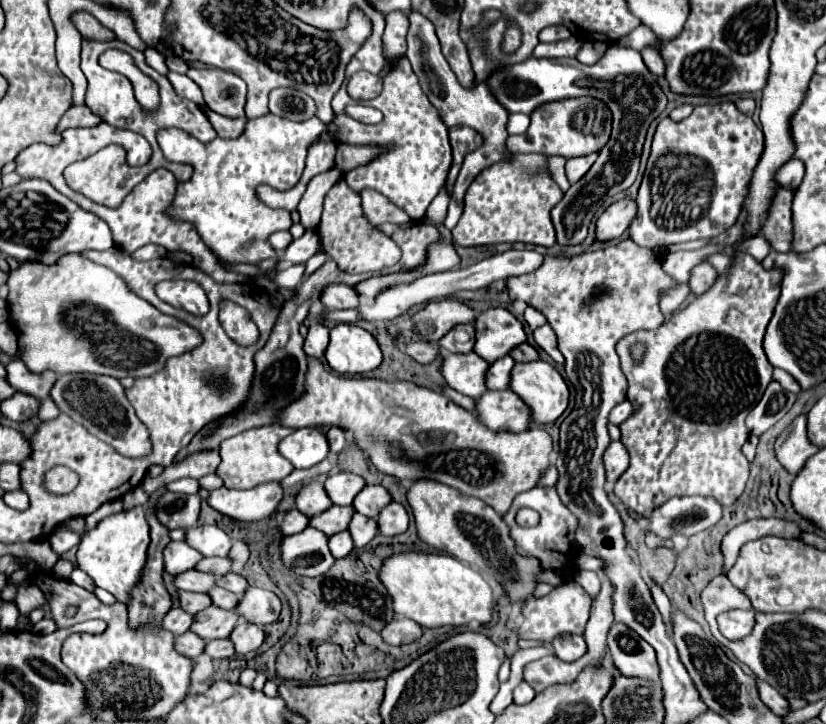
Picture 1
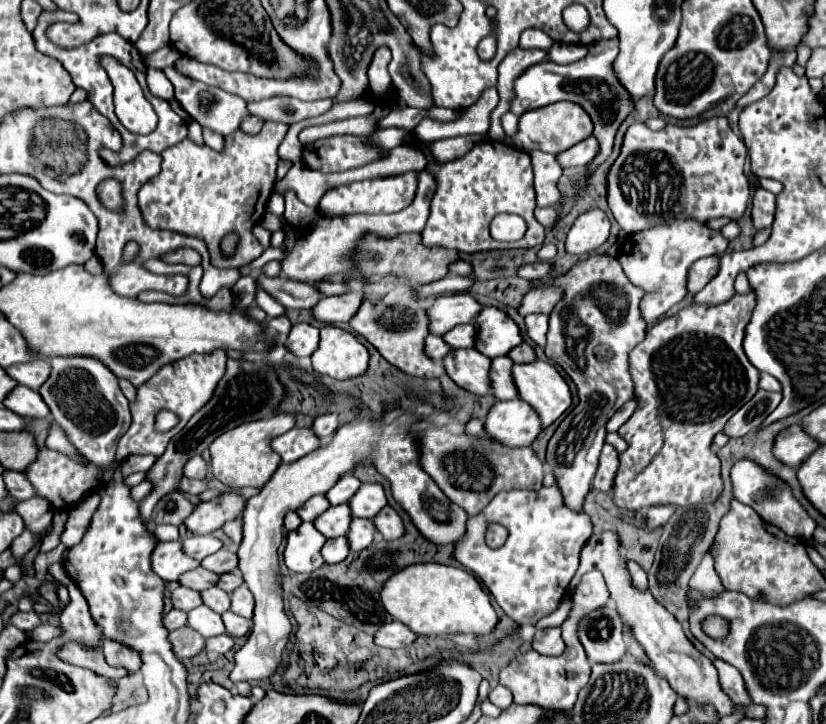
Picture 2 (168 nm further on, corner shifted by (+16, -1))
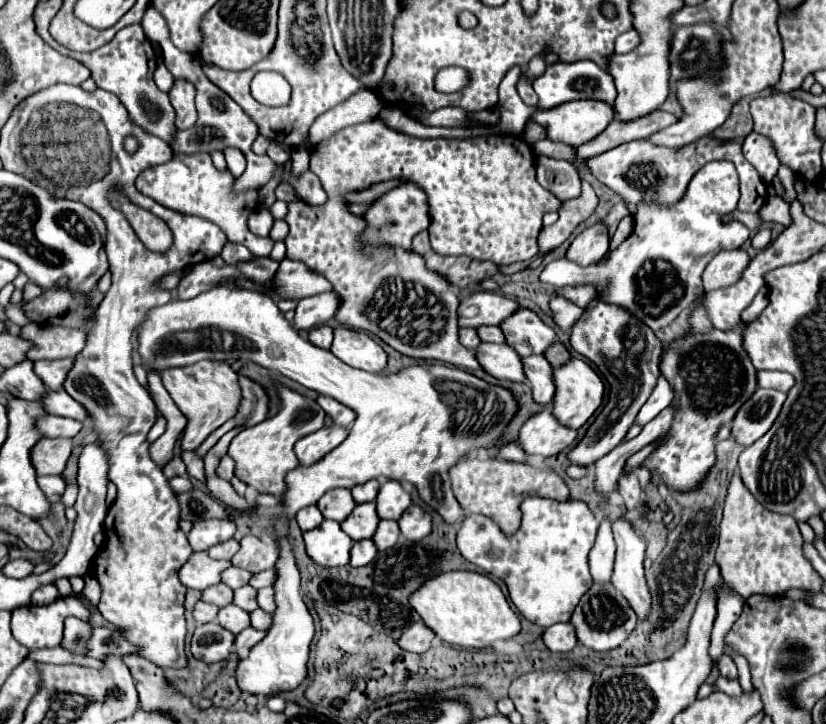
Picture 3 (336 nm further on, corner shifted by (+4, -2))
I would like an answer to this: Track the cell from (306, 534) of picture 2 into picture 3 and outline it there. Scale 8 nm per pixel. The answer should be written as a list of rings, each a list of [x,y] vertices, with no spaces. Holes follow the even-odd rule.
[[[324,520],[320,526],[304,532],[304,542],[308,556],[326,568],[346,566],[350,548],[354,544],[352,538],[348,538],[334,520]]]

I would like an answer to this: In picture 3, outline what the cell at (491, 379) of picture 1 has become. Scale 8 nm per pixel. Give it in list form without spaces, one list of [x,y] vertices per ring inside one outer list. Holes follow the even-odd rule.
[[[526,356],[522,360],[524,376],[532,388],[532,398],[536,404],[550,404],[554,396],[552,384],[552,366],[544,356]]]

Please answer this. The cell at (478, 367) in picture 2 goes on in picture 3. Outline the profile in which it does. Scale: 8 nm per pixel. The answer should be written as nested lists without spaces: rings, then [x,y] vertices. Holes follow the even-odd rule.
[[[480,344],[476,348],[476,360],[486,374],[498,380],[524,382],[524,372],[520,368],[520,356],[506,348],[506,344]]]

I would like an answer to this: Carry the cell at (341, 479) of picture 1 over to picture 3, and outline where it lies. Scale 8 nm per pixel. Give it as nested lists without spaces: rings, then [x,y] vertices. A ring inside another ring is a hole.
[[[368,480],[364,484],[358,484],[354,486],[350,492],[352,492],[352,498],[356,504],[362,504],[362,502],[372,502],[376,498],[376,492],[380,488],[380,482],[378,480]]]

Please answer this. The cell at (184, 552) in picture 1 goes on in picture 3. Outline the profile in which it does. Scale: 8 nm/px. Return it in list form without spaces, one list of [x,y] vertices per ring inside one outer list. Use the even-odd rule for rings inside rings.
[[[192,552],[186,564],[178,570],[180,582],[186,588],[204,590],[220,582],[220,572],[230,566],[230,560],[212,560],[206,552]]]

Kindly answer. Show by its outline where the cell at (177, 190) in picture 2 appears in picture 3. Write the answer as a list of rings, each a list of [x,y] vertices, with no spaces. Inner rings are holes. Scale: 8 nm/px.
[[[176,152],[170,162],[144,170],[138,176],[136,188],[144,196],[156,200],[158,204],[162,204],[174,212],[180,212],[186,216],[200,216],[200,218],[214,222],[216,226],[222,228],[222,232],[228,236],[228,240],[232,244],[242,244],[254,256],[266,258],[272,252],[274,240],[272,238],[260,238],[260,236],[252,234],[248,230],[248,224],[246,224],[248,216],[260,208],[258,190],[250,188],[244,192],[234,192],[232,190],[234,182],[236,182],[236,176],[232,176],[230,170],[218,170],[212,164],[210,154],[206,154],[206,152],[196,152],[196,154]]]

